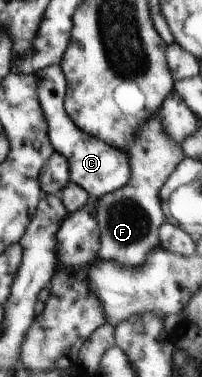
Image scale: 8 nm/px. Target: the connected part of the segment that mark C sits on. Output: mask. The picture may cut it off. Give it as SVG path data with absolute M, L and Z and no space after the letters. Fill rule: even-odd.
M54 64L49 66L44 73L38 71L34 76L38 77L39 102L45 111L49 123L49 137L56 151L69 160L69 172L71 181L82 186L92 198L99 197L120 189L130 181L131 167L128 156L122 150L105 144L99 139L93 138L83 131L81 127L67 114L65 108L65 95L67 92L67 79L62 66Z

